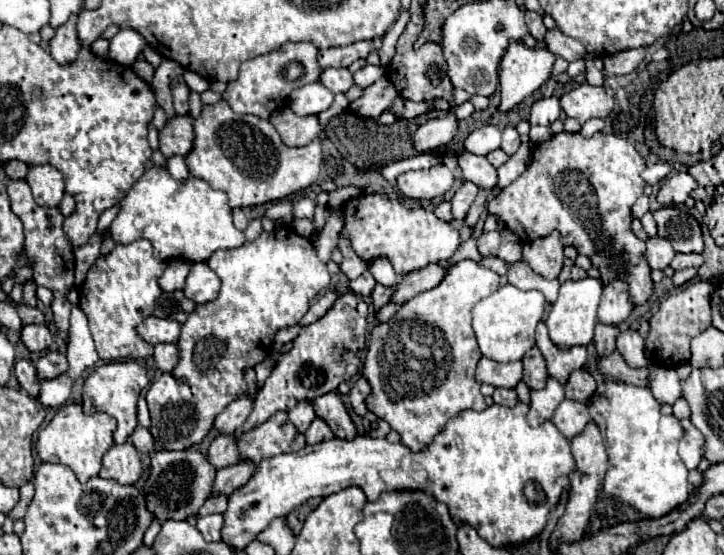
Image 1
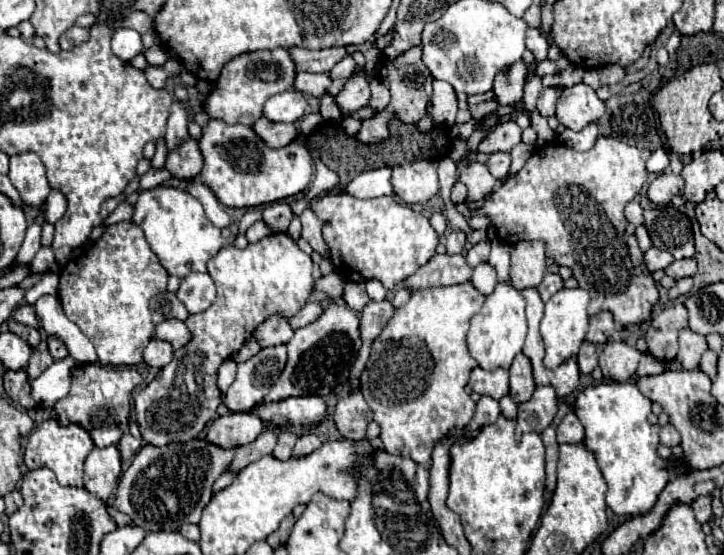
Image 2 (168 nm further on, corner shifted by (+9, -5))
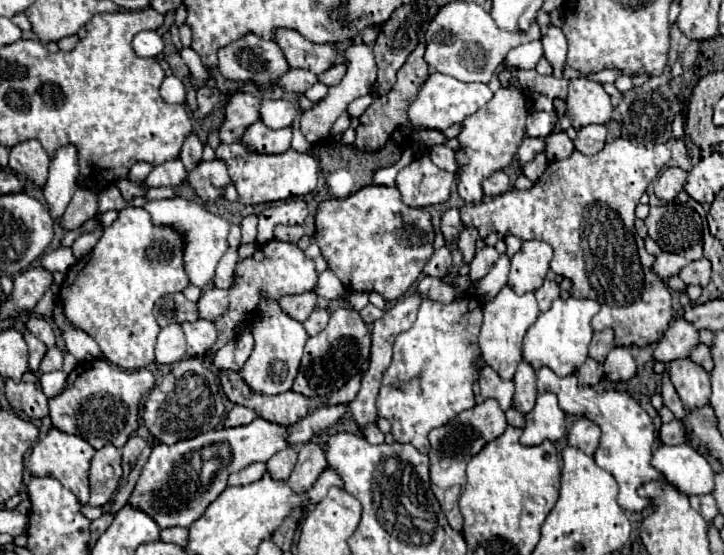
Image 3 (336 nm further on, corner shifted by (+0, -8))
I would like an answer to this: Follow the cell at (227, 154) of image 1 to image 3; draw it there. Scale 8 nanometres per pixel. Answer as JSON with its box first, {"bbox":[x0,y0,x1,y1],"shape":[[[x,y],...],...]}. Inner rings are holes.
{"bbox":[216,142,318,204],"shape":[[[240,142],[220,144],[216,156],[228,164],[230,178],[236,184],[242,204],[264,204],[274,200],[286,200],[292,196],[304,196],[316,188],[318,162],[310,154],[298,154],[294,150],[282,154],[254,154]]]}

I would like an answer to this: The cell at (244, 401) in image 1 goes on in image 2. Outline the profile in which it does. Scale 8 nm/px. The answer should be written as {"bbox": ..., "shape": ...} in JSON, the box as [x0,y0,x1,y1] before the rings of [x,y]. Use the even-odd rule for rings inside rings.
{"bbox":[223,345,287,413],"shape":[[[277,345],[269,349],[261,349],[249,361],[237,365],[237,379],[223,395],[223,403],[231,413],[249,413],[265,393],[269,393],[271,385],[281,375],[287,363],[287,347]]]}

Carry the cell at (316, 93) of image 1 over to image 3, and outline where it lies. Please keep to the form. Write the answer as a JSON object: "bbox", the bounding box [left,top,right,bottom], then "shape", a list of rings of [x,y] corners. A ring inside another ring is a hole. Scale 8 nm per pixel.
{"bbox":[260,100,298,130],"shape":[[[264,100],[262,108],[260,108],[260,120],[268,128],[278,130],[278,128],[292,126],[296,112],[298,112],[296,104],[292,104],[288,100]]]}

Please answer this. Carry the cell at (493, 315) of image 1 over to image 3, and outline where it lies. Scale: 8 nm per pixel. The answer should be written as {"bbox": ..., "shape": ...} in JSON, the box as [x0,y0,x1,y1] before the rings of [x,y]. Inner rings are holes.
{"bbox":[478,286,540,380],"shape":[[[504,286],[494,300],[482,304],[482,314],[484,314],[484,322],[482,322],[480,336],[478,336],[478,346],[482,350],[482,356],[484,356],[486,364],[498,372],[498,376],[502,380],[512,380],[516,366],[522,362],[524,334],[540,314],[536,298],[532,292],[518,296],[512,288]]]}

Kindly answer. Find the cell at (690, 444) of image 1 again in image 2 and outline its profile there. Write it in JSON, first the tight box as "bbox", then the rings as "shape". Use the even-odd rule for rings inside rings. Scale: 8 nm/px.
{"bbox":[661,423,681,447],"shape":[[[667,423],[667,425],[661,429],[661,443],[663,443],[665,447],[677,447],[677,445],[681,443],[681,435],[679,435],[679,431],[677,431],[671,423]]]}

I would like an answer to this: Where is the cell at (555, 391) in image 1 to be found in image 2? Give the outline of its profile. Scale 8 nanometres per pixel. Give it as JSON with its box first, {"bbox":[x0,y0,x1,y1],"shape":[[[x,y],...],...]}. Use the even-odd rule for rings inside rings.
{"bbox":[515,385,559,435],"shape":[[[551,385],[537,387],[533,397],[519,405],[515,433],[517,435],[527,433],[527,431],[541,433],[543,429],[547,429],[557,415],[557,403],[559,403],[559,399]]]}

